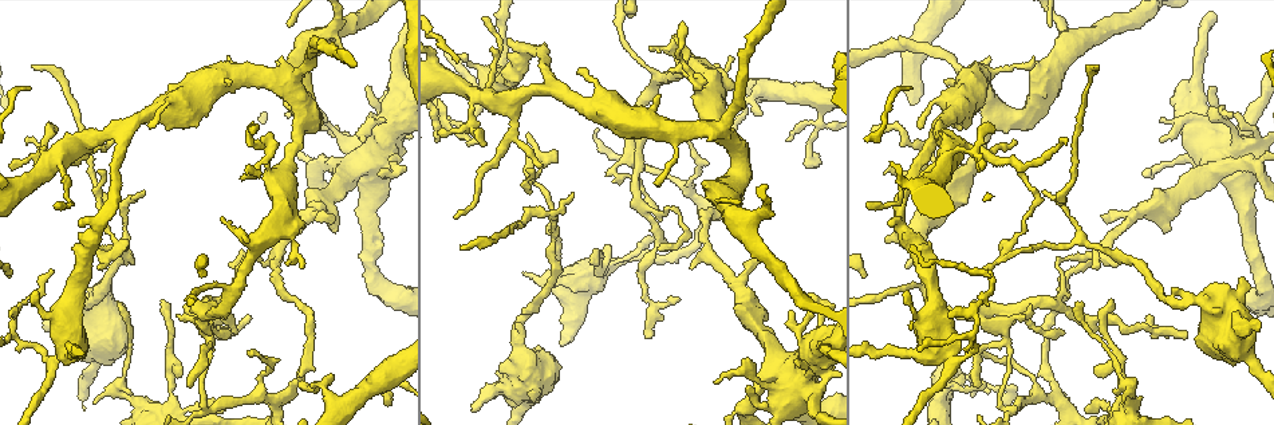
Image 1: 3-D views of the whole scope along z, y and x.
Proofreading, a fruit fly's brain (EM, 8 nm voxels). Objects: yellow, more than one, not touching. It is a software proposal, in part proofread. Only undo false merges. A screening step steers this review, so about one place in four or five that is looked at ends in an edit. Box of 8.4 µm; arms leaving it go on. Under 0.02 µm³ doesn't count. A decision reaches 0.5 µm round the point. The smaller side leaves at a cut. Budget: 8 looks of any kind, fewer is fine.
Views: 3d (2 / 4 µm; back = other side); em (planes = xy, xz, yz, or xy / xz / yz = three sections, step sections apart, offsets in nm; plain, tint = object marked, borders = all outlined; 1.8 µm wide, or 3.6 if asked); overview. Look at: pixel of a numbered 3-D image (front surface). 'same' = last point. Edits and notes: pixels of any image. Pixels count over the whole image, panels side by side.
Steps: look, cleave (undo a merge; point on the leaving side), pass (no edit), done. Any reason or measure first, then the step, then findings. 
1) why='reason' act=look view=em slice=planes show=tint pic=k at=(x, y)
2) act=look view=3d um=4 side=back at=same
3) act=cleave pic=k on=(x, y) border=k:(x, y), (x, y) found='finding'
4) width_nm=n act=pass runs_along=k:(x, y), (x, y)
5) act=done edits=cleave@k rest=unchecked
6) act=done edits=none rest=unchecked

why='branch point' act=look view=3d um=2 pic=1 at=(389, 375)

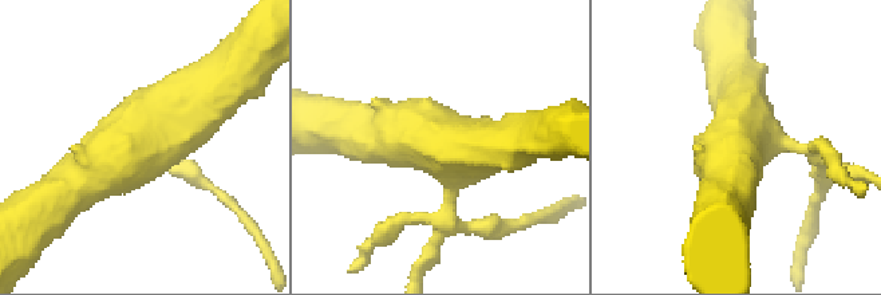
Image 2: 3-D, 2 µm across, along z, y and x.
why='shape alone is not enough' act=look view=em slice=xy step=16 show=tint pic=2 at=(735, 145)

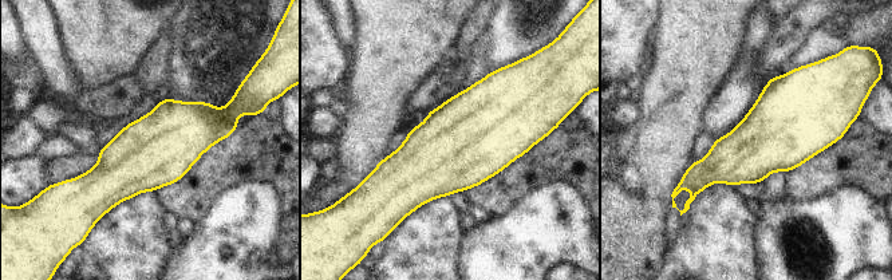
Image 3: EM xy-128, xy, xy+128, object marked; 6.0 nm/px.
act=look view=em slice=planes show=tint at=same

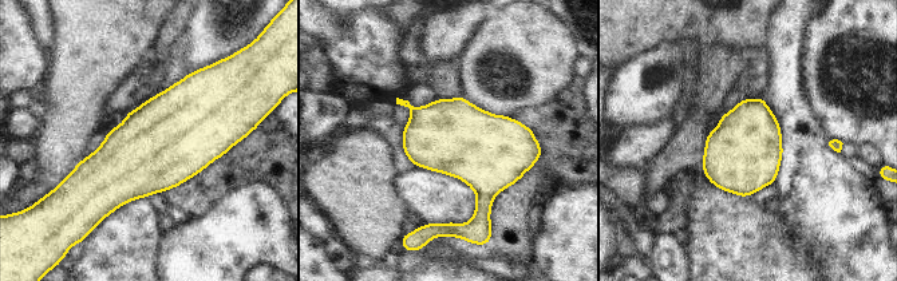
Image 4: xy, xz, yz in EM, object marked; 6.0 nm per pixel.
act=pass found='one cell here'

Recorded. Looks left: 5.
why='sharp bend' act=look view=3d um=4 pic=1 at=(922, 227)

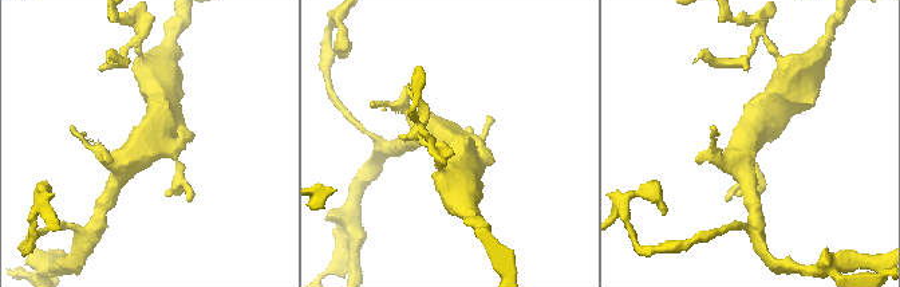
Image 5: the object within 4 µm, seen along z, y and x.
act=look view=em slice=xy step=4 show=tint pic=5 at=(450, 141)

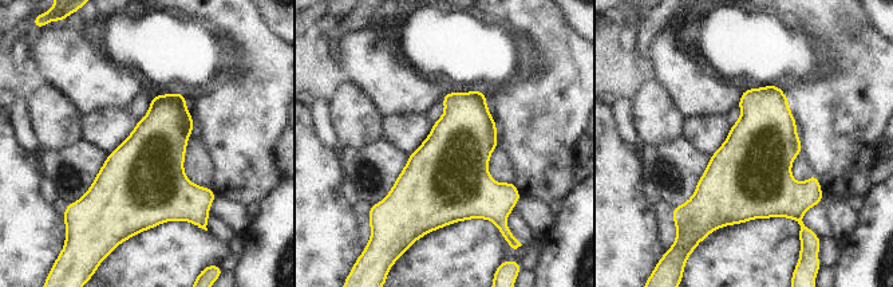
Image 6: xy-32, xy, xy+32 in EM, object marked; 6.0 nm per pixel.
act=pass found='all the same cell'

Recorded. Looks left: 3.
why='calibre changes' act=look view=em um=3.6 slice=xy step=4 show=tint pic=1 at=(168, 111)

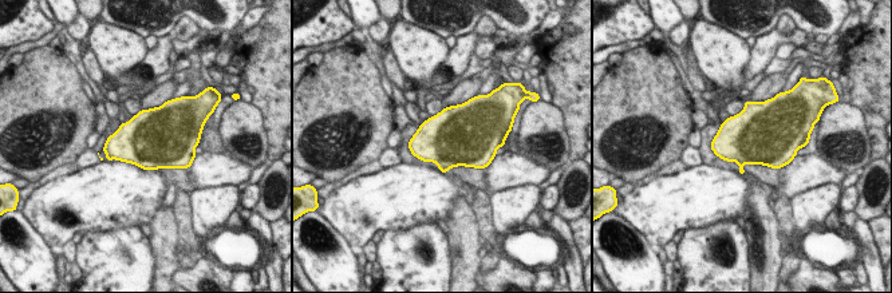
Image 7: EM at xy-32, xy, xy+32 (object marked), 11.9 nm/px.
act=look view=em um=3.6 slice=planes show=borders at=same

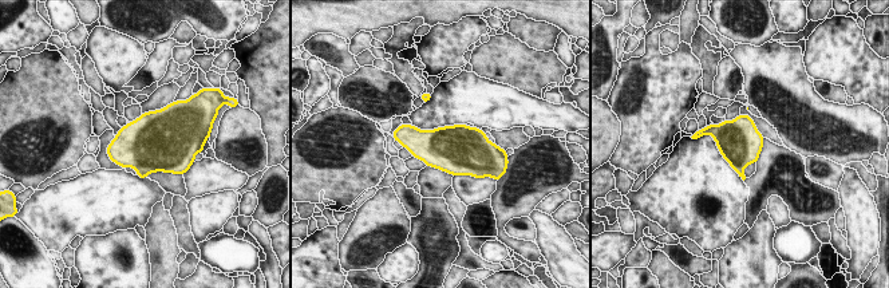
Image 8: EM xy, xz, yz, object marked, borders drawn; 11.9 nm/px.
width_nm=550 act=pass found='one cell here'

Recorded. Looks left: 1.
act=done edits=none rest=unchecked

